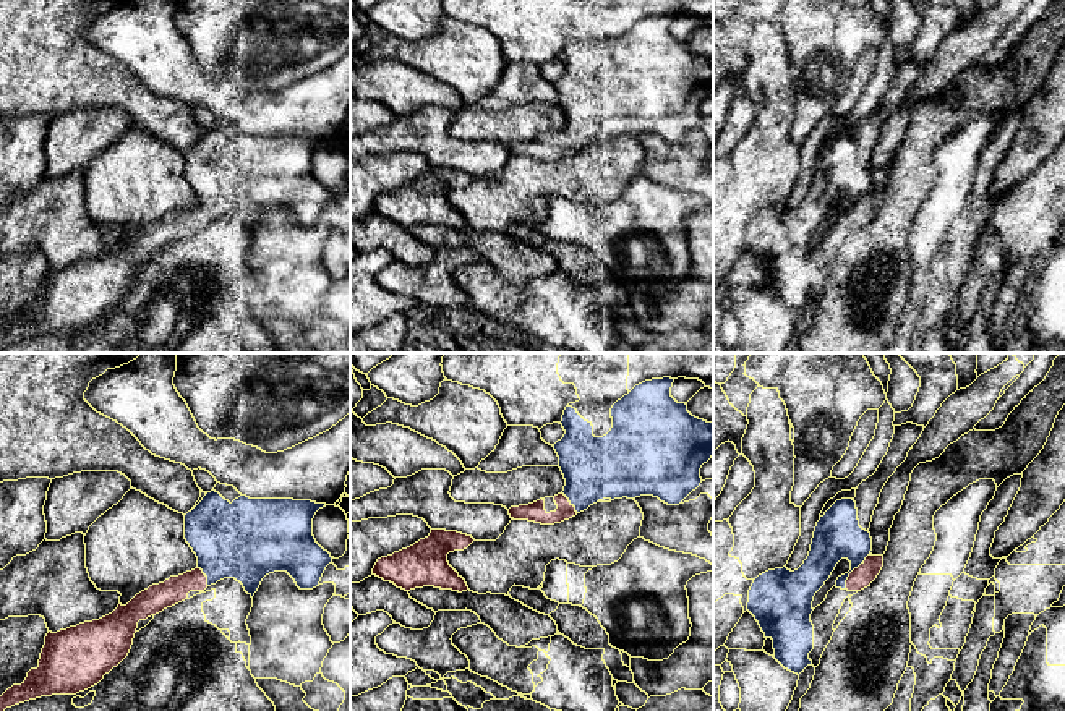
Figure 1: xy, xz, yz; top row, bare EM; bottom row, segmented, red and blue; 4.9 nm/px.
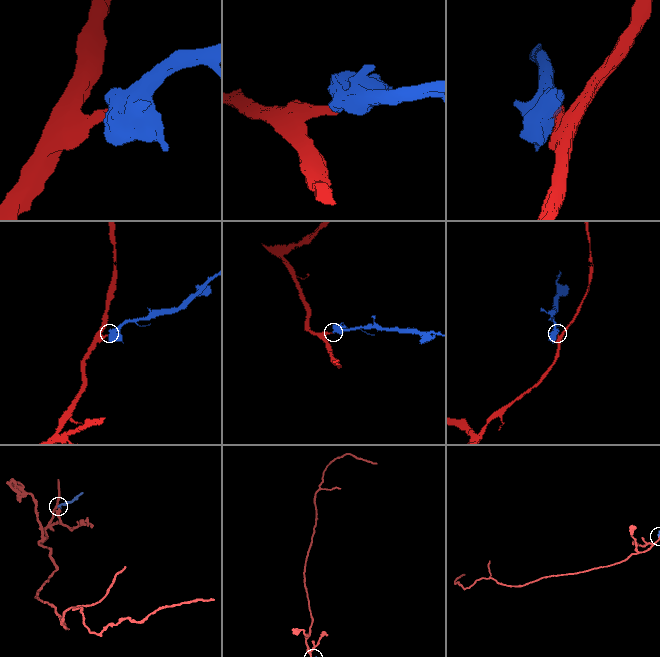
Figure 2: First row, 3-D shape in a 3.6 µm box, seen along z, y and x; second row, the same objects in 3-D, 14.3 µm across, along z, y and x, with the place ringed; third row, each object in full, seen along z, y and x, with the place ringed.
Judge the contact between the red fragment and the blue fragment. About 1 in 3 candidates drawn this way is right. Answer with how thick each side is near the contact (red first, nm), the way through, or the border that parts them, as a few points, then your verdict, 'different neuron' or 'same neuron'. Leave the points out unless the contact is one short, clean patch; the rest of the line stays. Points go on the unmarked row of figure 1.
110 nm thick on the red side, 220 nm on the other; runs through yz (861, 214), (853, 208), (855, 190), (837, 172); same neuron

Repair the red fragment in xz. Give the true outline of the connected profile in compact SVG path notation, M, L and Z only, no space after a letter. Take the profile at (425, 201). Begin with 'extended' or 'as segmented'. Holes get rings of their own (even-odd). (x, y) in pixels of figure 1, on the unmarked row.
as segmented; M431 167L428 175L413 183L378 196L373 212L405 228L423 224L467 228L465 217L449 202L447 191L464 188L473 178L457 168Z

